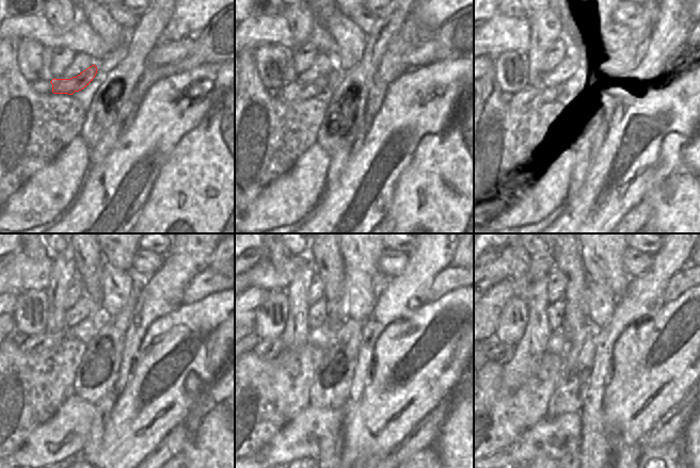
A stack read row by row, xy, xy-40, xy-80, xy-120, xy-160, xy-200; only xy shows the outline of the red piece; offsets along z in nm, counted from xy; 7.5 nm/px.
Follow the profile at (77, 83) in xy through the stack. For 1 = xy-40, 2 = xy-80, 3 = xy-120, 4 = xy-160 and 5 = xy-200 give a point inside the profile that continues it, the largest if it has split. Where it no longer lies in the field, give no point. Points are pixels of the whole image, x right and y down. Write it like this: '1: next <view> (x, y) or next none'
1: next xy-40 (297, 91)
2: next xy-80 (529, 97)
3: next xy-120 (41, 341)
4: next xy-160 (267, 349)
5: next xy-200 (502, 353)

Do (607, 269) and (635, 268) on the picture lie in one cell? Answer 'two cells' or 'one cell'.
two cells

